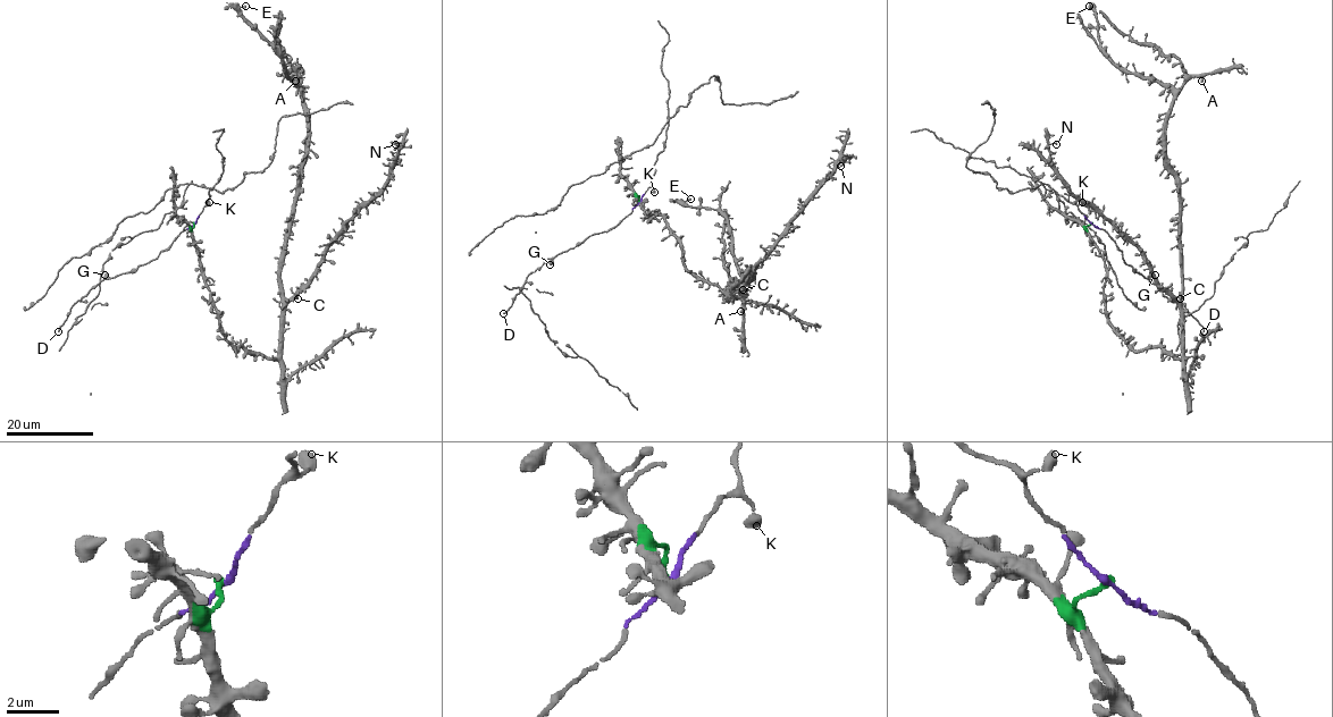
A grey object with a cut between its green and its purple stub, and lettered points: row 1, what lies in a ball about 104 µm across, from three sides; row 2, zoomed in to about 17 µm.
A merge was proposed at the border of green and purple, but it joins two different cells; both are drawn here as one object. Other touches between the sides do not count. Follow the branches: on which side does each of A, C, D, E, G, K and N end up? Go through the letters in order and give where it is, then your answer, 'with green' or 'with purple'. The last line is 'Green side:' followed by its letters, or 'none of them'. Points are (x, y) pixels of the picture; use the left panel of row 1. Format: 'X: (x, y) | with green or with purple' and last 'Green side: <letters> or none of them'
A: (295, 81) | with green
C: (298, 298) | with green
D: (58, 331) | with purple
E: (245, 6) | with green
G: (105, 275) | with purple
K: (209, 202) | with purple
N: (395, 144) | with green
Green side: A, C, E, N

